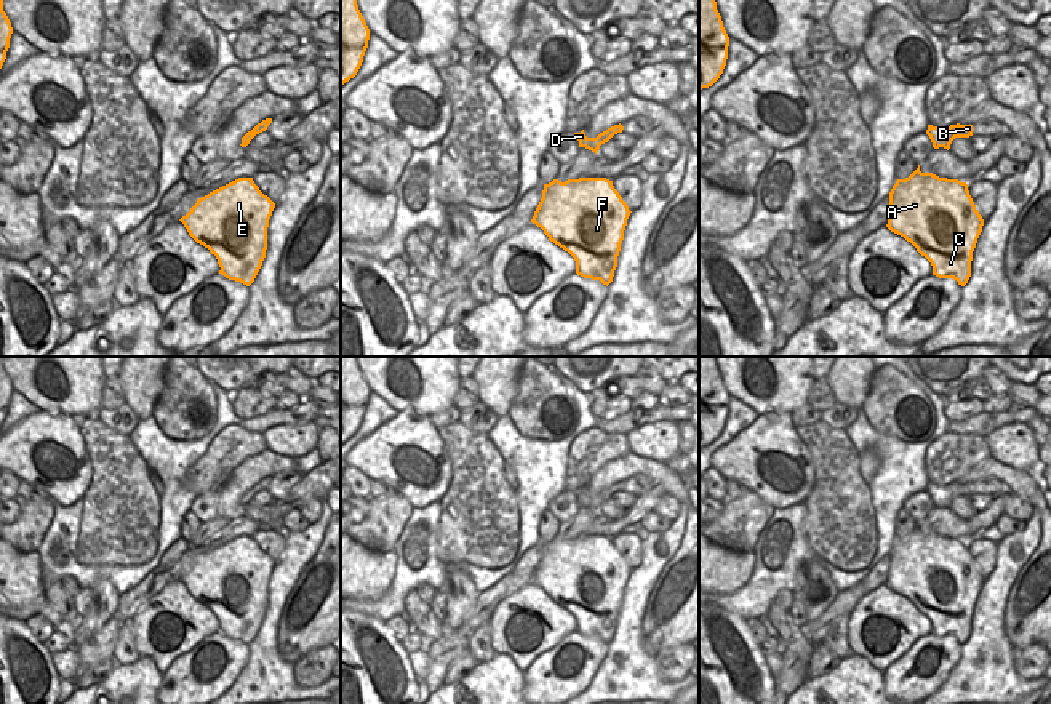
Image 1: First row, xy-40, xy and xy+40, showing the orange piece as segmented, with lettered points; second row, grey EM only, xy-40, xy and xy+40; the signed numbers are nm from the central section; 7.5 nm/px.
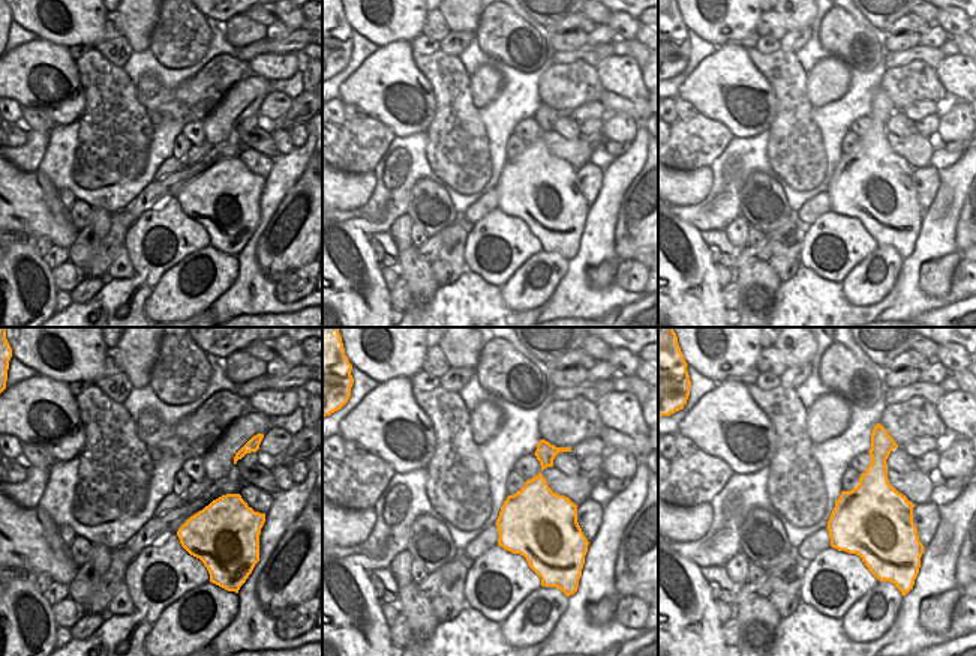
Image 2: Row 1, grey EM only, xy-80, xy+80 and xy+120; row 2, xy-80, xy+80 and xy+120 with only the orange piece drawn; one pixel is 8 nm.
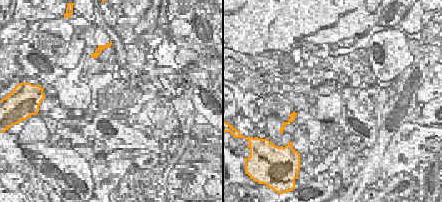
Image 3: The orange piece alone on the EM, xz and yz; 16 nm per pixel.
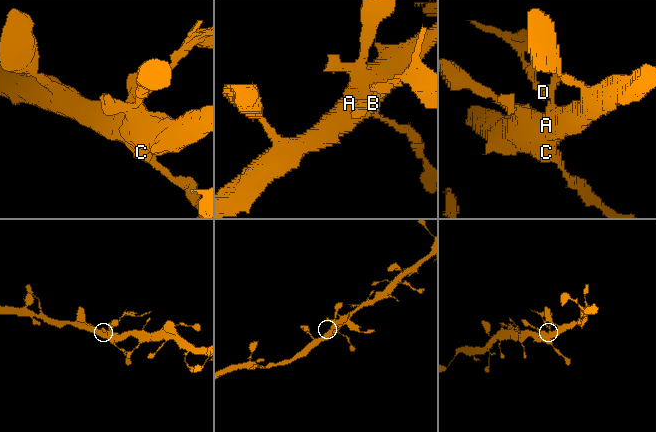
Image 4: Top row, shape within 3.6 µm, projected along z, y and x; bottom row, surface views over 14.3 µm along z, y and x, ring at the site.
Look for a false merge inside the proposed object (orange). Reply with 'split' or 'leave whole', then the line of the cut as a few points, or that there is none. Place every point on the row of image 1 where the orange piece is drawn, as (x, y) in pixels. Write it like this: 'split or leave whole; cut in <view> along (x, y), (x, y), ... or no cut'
split; cut in xy+40 along (951, 125), (954, 138)

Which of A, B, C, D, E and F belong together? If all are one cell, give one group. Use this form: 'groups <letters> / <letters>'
groups A C D E F / B

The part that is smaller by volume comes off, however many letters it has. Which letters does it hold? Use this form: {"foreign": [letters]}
{"foreign": ["B"]}

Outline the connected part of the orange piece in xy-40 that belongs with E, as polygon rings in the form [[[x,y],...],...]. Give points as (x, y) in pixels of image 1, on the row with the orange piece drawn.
[[[238,178],[198,198],[179,221],[216,256],[219,274],[250,286],[266,258],[274,208],[253,178]]]

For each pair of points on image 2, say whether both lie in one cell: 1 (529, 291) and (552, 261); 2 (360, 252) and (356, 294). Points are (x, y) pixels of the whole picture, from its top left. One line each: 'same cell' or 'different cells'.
1: same cell
2: same cell

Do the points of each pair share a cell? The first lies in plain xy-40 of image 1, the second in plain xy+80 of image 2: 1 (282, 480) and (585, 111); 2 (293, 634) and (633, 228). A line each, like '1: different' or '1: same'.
1: same
2: same

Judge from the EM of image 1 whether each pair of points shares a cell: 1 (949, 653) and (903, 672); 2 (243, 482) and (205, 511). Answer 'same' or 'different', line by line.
1: same
2: different

